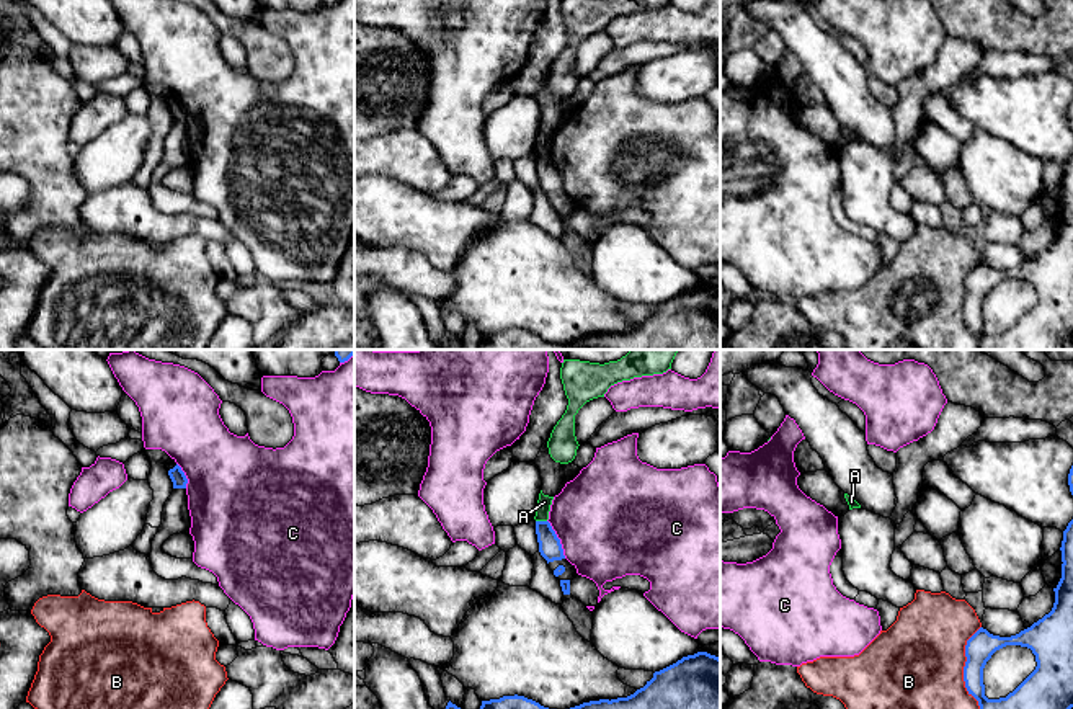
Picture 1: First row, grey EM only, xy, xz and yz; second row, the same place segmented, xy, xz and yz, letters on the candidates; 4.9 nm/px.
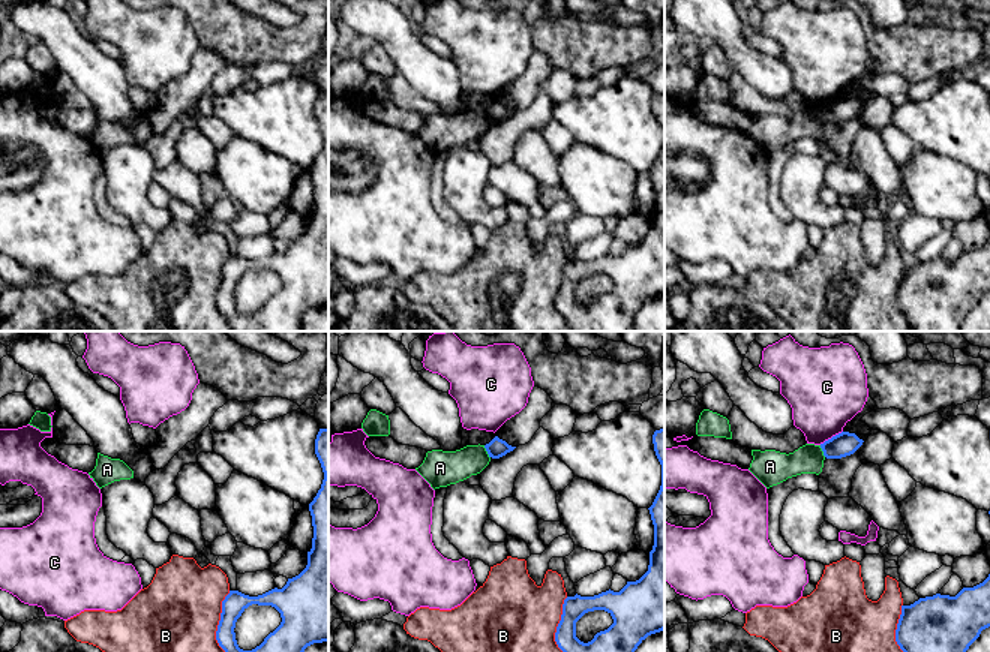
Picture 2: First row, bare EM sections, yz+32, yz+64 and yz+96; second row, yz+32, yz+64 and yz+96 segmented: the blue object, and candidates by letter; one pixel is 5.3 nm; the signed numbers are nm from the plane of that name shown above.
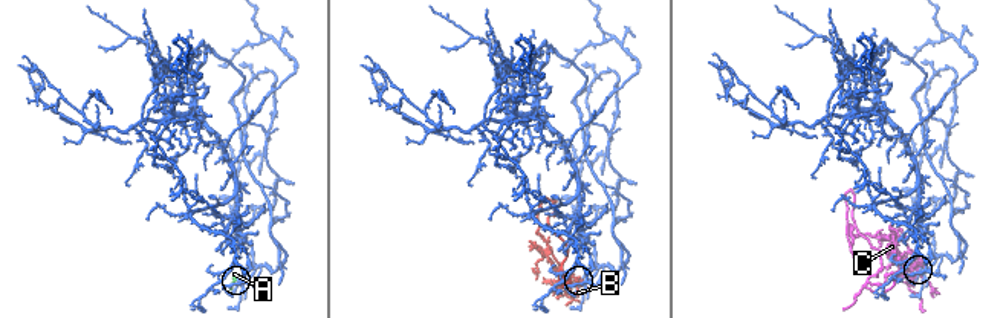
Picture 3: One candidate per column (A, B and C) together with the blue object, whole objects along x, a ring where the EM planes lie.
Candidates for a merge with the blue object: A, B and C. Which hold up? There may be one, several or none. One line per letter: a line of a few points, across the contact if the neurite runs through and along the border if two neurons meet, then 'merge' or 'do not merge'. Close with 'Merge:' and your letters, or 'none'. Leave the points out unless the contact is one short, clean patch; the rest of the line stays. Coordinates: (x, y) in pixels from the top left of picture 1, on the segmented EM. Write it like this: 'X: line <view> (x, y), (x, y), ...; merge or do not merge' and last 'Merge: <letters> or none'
A: line xz (536, 520), (546, 521); do not merge
B: do not merge
C: do not merge
Merge: none

